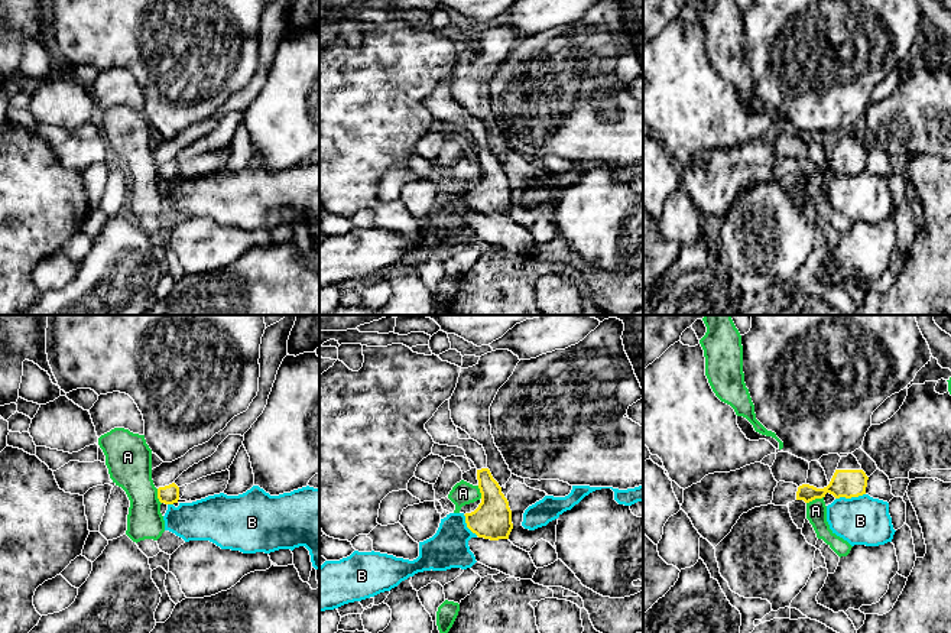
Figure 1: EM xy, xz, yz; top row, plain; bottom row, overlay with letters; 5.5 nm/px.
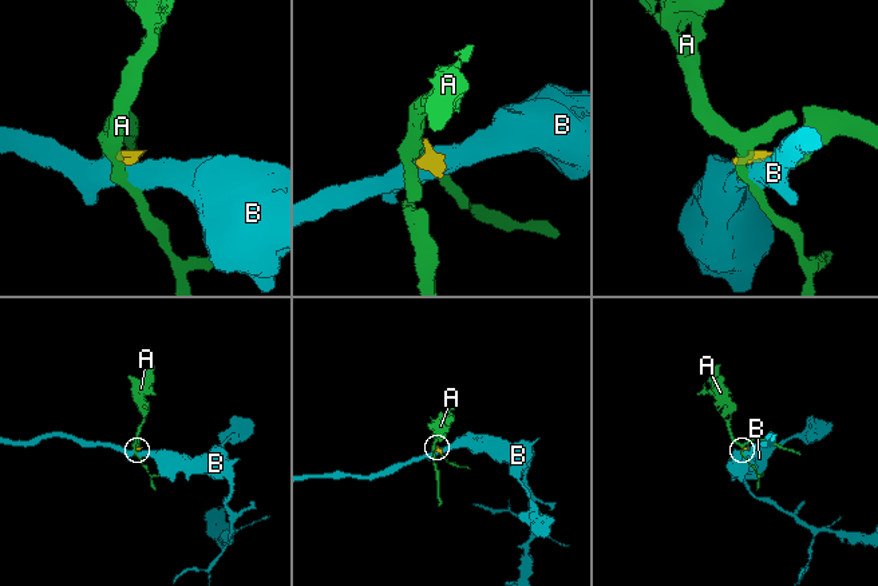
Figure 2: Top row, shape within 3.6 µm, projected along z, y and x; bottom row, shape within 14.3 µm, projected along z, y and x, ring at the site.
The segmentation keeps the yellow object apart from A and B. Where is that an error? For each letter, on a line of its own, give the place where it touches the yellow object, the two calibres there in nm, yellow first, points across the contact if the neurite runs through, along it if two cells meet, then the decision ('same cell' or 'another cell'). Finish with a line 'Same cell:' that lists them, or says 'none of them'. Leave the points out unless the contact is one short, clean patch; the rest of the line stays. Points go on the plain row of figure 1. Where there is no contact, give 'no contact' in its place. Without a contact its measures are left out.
A: contact yz (814, 175); calibres 160 and 110 nm; border yz (823, 172), (807, 179); another cell
B: contact yz (850, 174); calibres 160 and 280 nm; border yz (865, 169), (856, 174), (836, 175); another cell
Same cell: none of them

